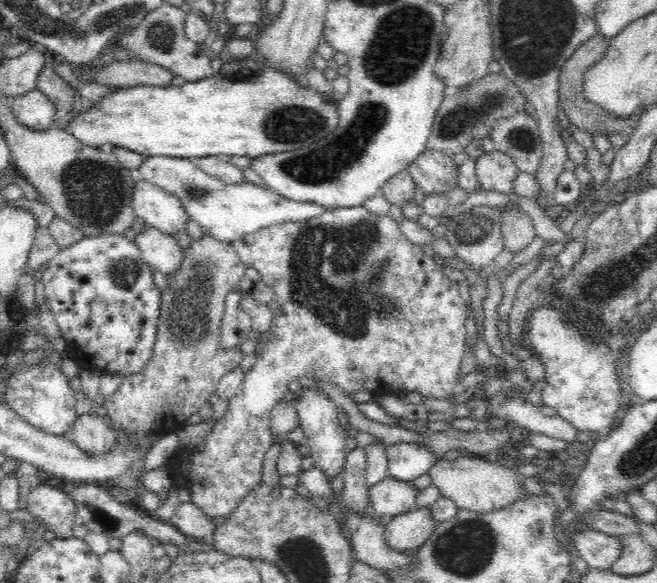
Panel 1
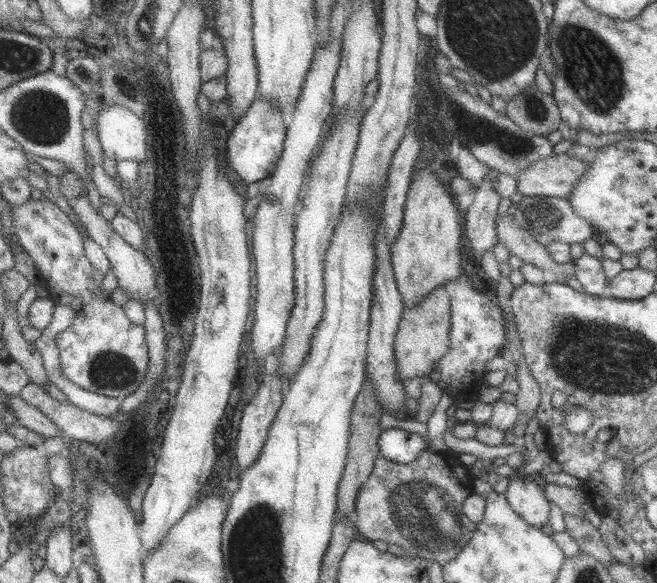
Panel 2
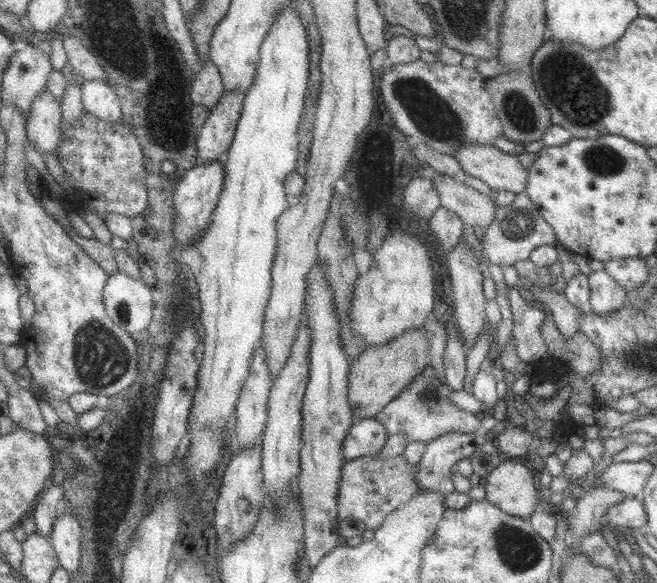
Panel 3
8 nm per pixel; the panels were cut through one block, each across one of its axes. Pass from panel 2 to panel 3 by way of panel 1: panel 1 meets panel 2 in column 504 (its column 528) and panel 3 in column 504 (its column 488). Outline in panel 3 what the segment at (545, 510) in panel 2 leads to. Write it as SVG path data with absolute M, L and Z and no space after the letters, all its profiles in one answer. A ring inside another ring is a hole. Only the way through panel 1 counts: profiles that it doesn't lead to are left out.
M511 460L495 466L486 476L484 500L501 512L524 521L535 510L541 508L541 501L535 488L536 478L525 466Z

